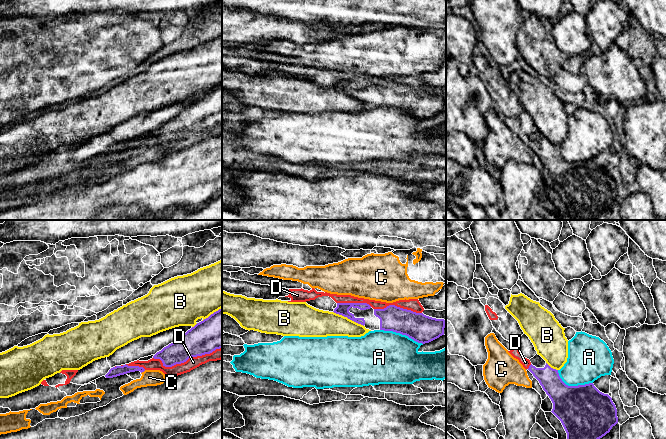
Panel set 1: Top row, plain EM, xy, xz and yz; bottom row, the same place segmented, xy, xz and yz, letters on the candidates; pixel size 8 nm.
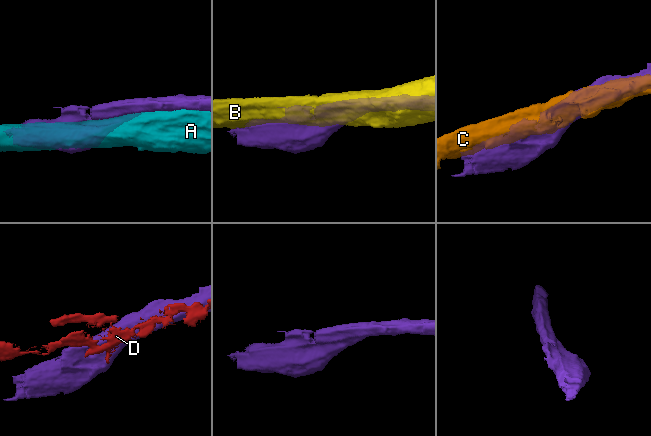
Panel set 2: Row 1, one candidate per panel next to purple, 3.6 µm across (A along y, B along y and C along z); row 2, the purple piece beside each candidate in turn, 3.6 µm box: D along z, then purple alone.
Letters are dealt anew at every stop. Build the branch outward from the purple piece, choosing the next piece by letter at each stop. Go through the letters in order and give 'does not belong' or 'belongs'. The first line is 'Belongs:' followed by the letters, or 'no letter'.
Belongs: no letter
A: does not belong
B: does not belong
C: does not belong
D: does not belong

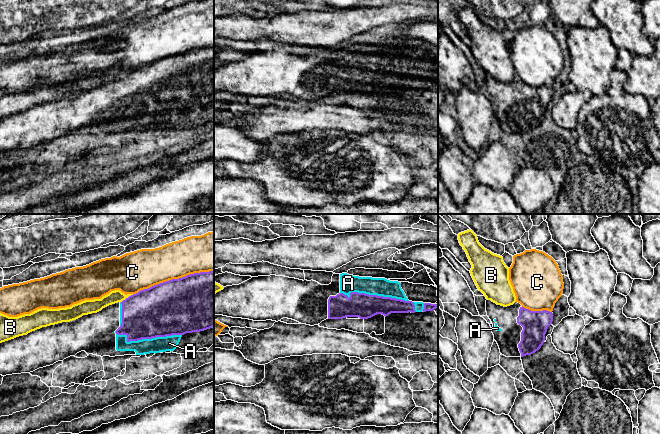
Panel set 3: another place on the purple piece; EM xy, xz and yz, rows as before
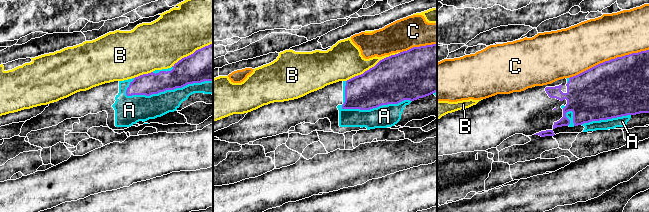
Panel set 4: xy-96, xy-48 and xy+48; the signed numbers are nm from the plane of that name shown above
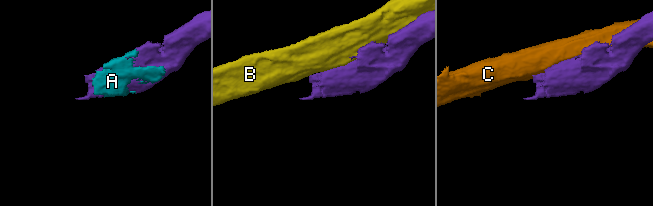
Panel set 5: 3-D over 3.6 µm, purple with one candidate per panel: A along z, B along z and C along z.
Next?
Belongs: A
A: belongs
B: does not belong
C: does not belong

